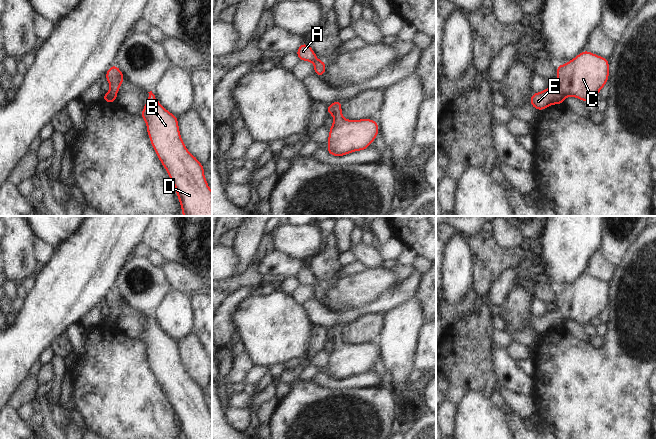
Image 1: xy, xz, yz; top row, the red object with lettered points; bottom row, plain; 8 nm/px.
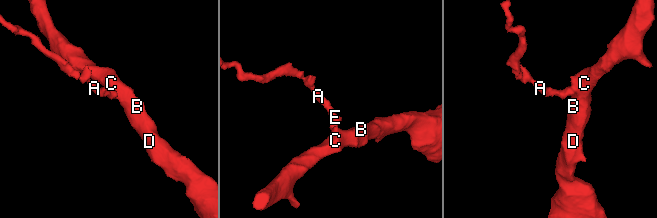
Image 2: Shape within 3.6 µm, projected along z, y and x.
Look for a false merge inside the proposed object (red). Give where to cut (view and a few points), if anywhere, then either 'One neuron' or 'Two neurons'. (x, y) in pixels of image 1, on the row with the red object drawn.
No split. One neuron.

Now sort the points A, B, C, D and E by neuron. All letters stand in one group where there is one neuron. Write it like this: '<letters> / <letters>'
A B C D E

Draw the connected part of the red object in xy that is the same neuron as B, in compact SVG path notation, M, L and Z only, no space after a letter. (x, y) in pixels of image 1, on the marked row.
M152 91L139 115L146 121L151 146L174 184L183 216L212 216L212 191L204 176L204 165L192 155L181 138L178 117L170 113L156 99Z

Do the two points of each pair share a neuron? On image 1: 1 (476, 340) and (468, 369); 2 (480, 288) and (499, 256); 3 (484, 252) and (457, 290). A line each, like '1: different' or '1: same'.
1: same
2: same
3: different

